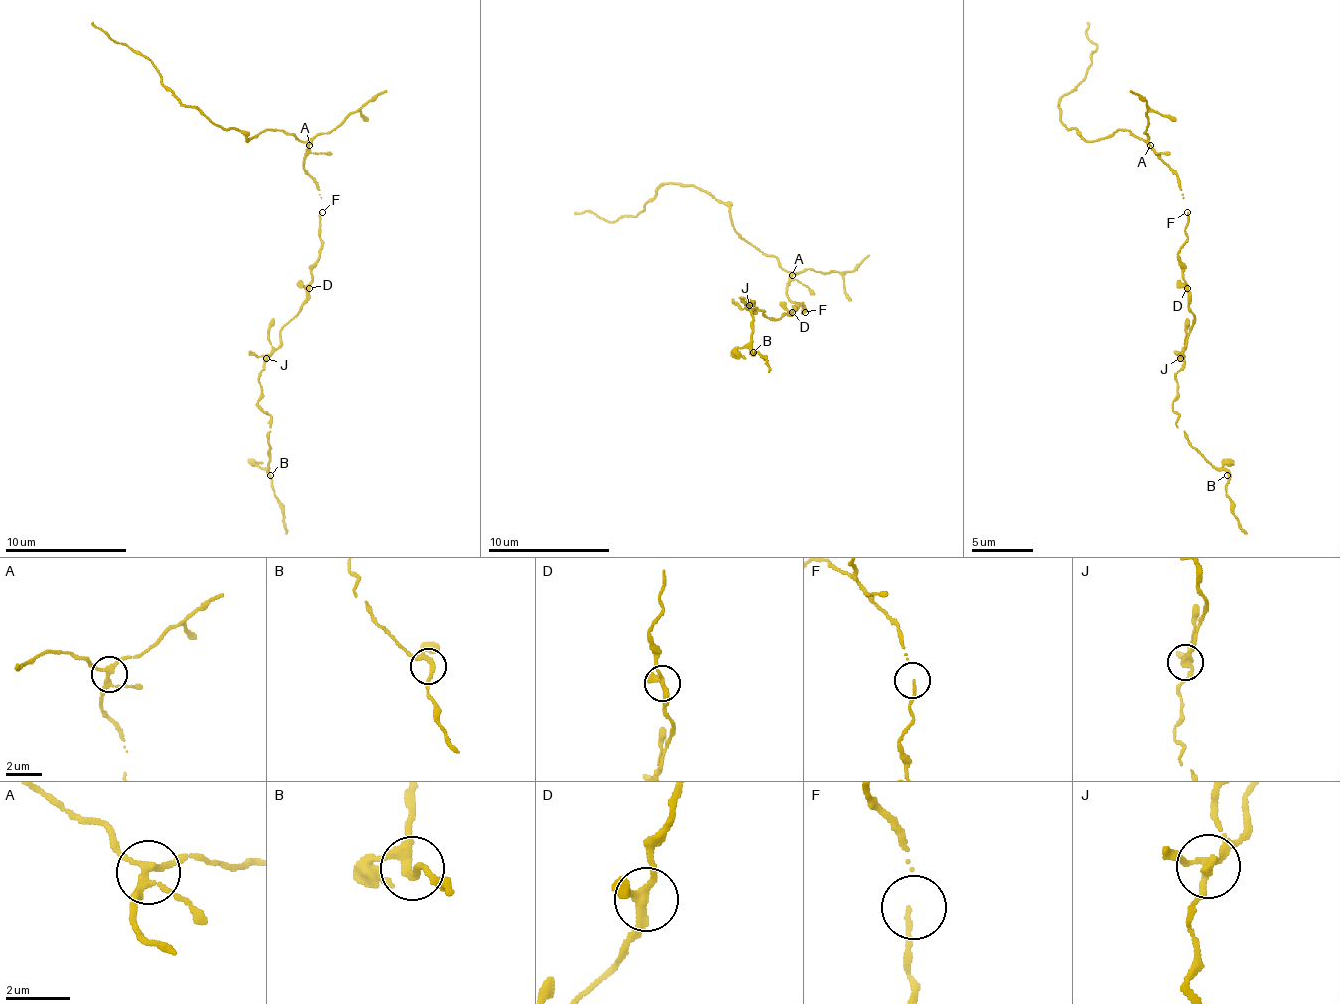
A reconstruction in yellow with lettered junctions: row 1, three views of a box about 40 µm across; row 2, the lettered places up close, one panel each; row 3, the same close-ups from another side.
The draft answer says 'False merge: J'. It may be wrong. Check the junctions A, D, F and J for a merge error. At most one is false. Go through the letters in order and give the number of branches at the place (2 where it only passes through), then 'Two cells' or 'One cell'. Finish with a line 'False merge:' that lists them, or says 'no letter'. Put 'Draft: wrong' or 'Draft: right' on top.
Draft: wrong
A: Branches: 4. One cell
D: Branches: 3. One cell
F: Branches: 1. One cell
J: Branches: 4. One cell
False merge: no letter

